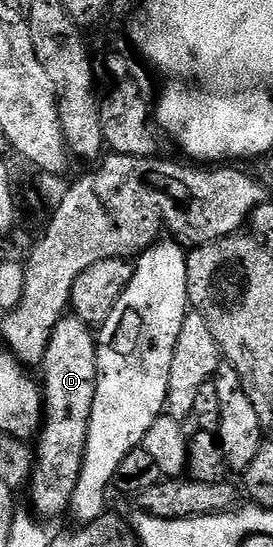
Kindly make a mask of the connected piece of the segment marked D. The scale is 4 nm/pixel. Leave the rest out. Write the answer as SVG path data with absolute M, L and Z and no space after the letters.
M66 315L55 327L45 352L43 400L45 412L35 441L35 464L31 478L33 505L42 518L69 513L72 492L79 483L85 449L88 447L88 425L95 399L97 381L98 338L83 319Z

